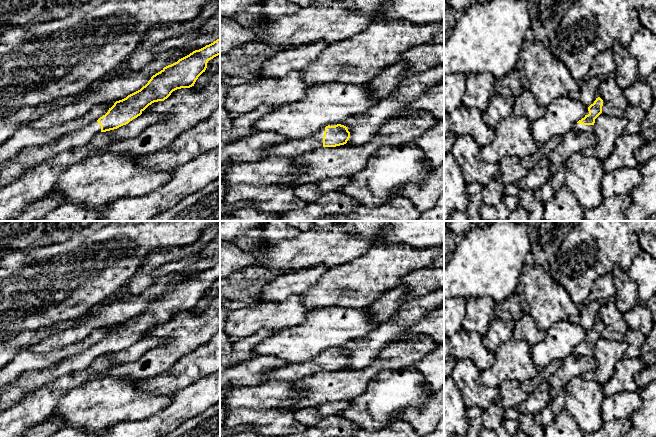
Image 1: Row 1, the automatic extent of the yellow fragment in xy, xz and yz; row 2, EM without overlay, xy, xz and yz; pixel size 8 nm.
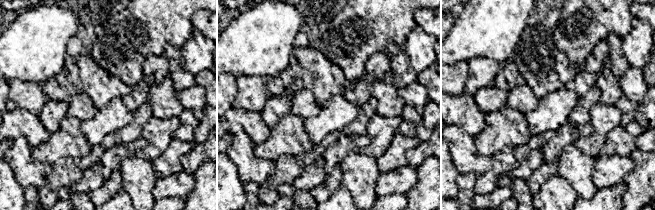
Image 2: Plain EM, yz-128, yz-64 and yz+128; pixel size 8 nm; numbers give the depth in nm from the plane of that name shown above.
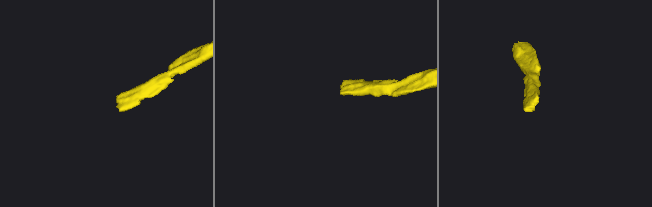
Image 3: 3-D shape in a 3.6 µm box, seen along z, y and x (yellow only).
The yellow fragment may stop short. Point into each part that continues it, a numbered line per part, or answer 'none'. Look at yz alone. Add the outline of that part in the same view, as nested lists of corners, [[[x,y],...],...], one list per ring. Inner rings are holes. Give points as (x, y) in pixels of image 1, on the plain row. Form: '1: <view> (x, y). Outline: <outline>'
1: yz (580, 352). Outline: [[[575,347],[573,350],[573,355],[578,357],[592,357],[594,349],[583,349]]]

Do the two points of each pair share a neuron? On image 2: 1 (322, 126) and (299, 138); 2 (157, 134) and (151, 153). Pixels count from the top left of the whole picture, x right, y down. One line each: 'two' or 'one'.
1: two
2: one

